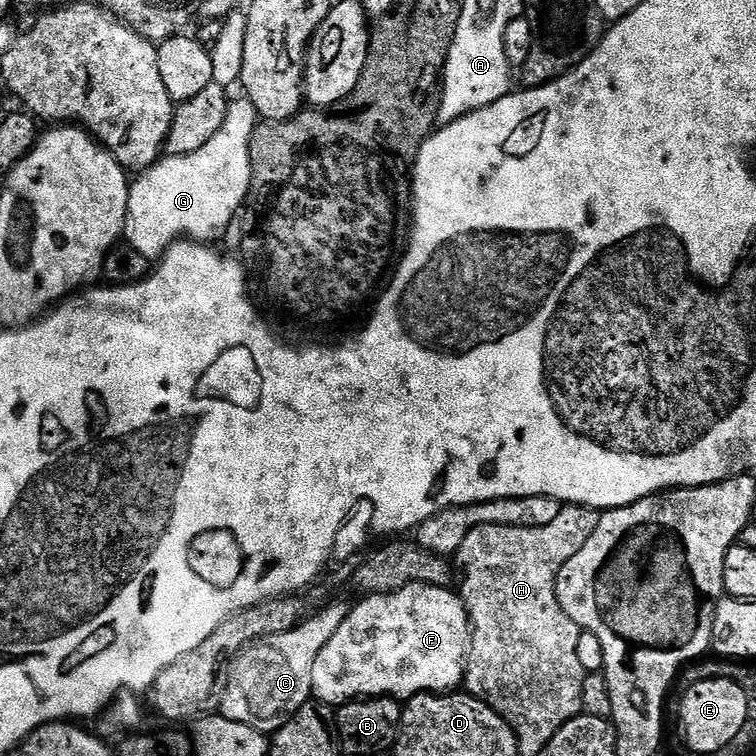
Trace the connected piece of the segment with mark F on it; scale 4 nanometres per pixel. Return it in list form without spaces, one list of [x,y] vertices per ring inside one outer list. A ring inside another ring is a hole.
[[[407,584],[402,590],[364,596],[361,601],[357,608],[349,611],[342,626],[338,626],[334,638],[322,646],[314,662],[312,695],[321,704],[339,706],[369,696],[407,698],[423,692],[447,694],[463,685],[472,643],[472,625],[468,608],[452,588]]]

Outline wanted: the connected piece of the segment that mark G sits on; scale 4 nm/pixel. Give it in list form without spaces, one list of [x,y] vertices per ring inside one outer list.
[[[247,98],[239,99],[240,100],[233,99],[231,103],[229,103],[228,117],[222,126],[222,130],[218,130],[218,134],[214,134],[214,138],[210,138],[210,142],[206,142],[206,146],[202,146],[202,150],[194,150],[194,154],[186,154],[185,156],[165,155],[150,167],[143,169],[143,171],[137,175],[140,176],[137,180],[135,177],[135,179],[131,181],[128,190],[128,213],[126,214],[126,226],[124,227],[123,239],[126,241],[127,247],[138,250],[138,254],[146,254],[146,258],[149,262],[159,261],[172,244],[185,238],[197,242],[212,242],[212,239],[214,239],[215,236],[222,235],[223,232],[231,226],[232,219],[236,216],[236,211],[243,206],[244,200],[246,204],[246,201],[249,199],[250,189],[252,186],[252,159],[250,158],[248,143],[256,129],[258,113],[255,105],[253,105]]]

